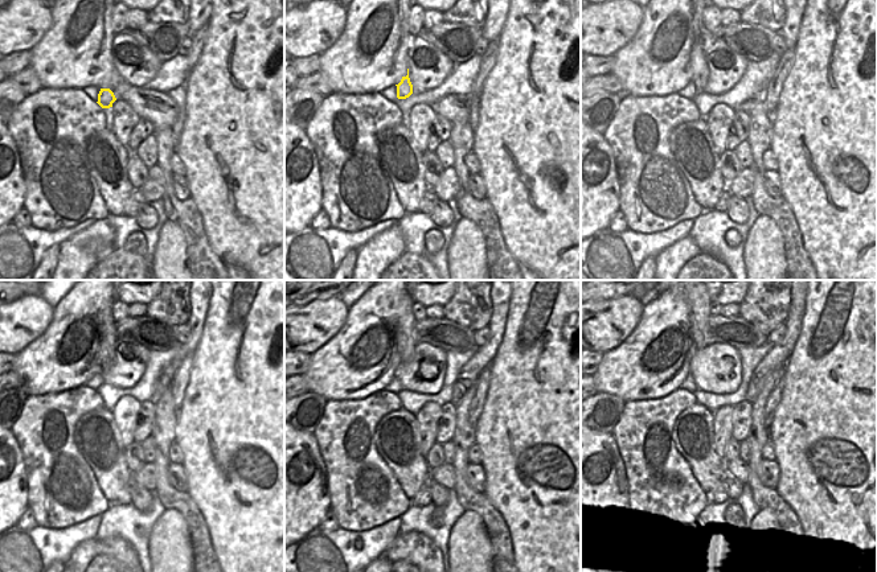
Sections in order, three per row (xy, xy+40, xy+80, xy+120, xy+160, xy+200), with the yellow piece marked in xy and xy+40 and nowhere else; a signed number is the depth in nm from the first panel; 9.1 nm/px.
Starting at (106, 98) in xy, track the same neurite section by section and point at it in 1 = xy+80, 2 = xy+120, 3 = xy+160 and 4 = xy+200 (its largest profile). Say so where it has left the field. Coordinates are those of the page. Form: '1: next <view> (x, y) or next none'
1: next xy+80 (700, 81)
2: next xy+120 (110, 338)
3: next xy+160 (405, 340)
4: next xy+200 (699, 307)

